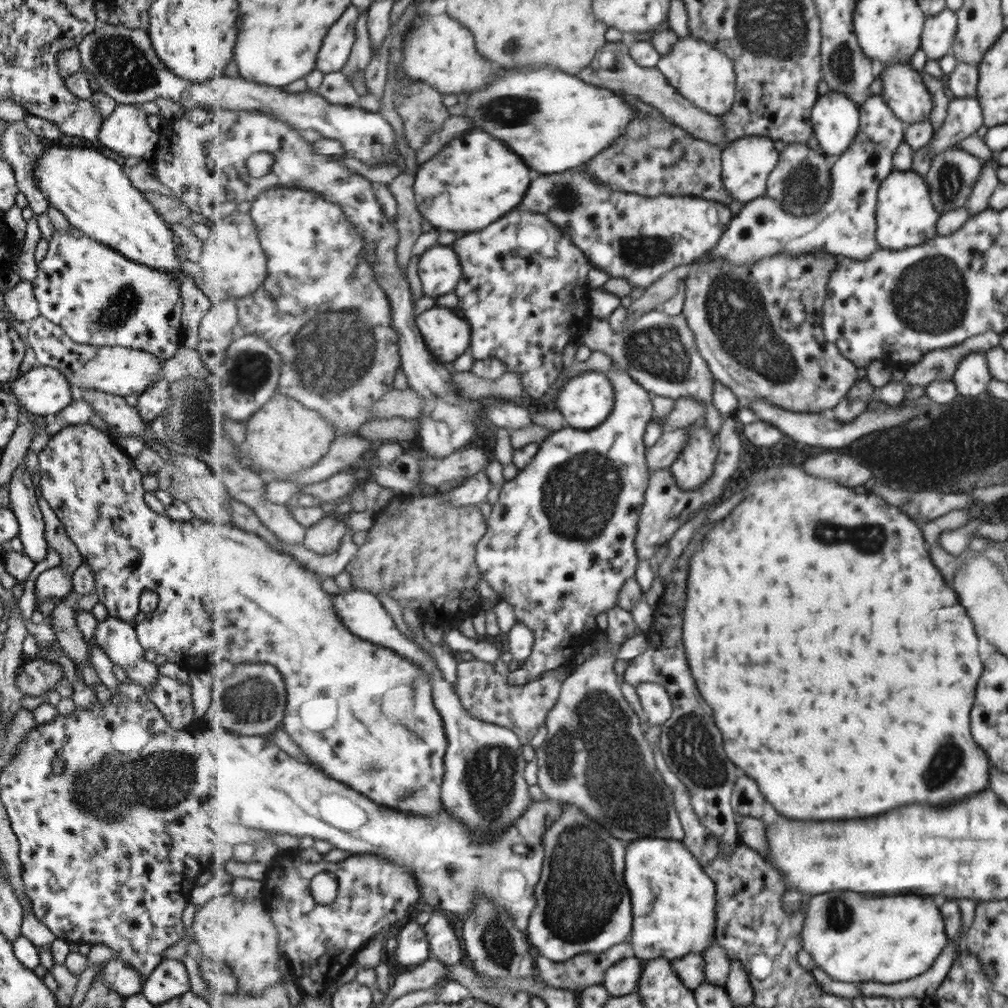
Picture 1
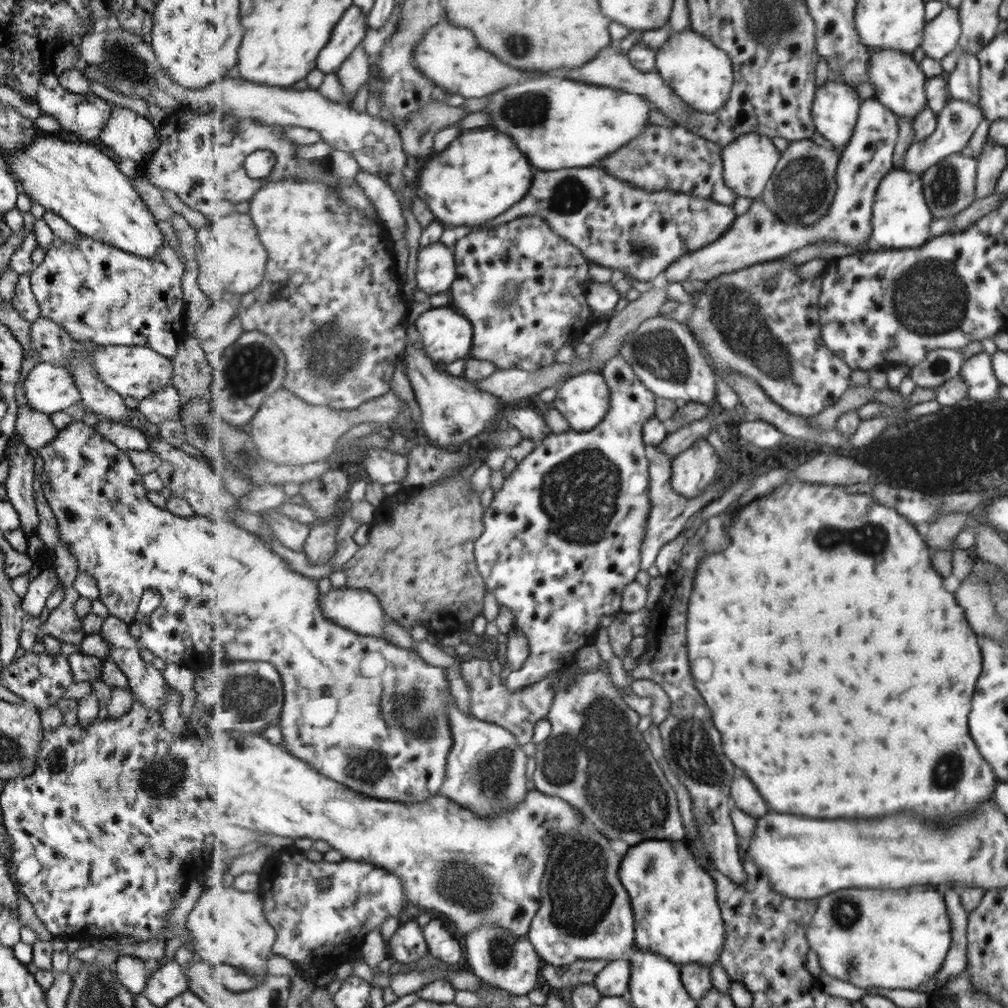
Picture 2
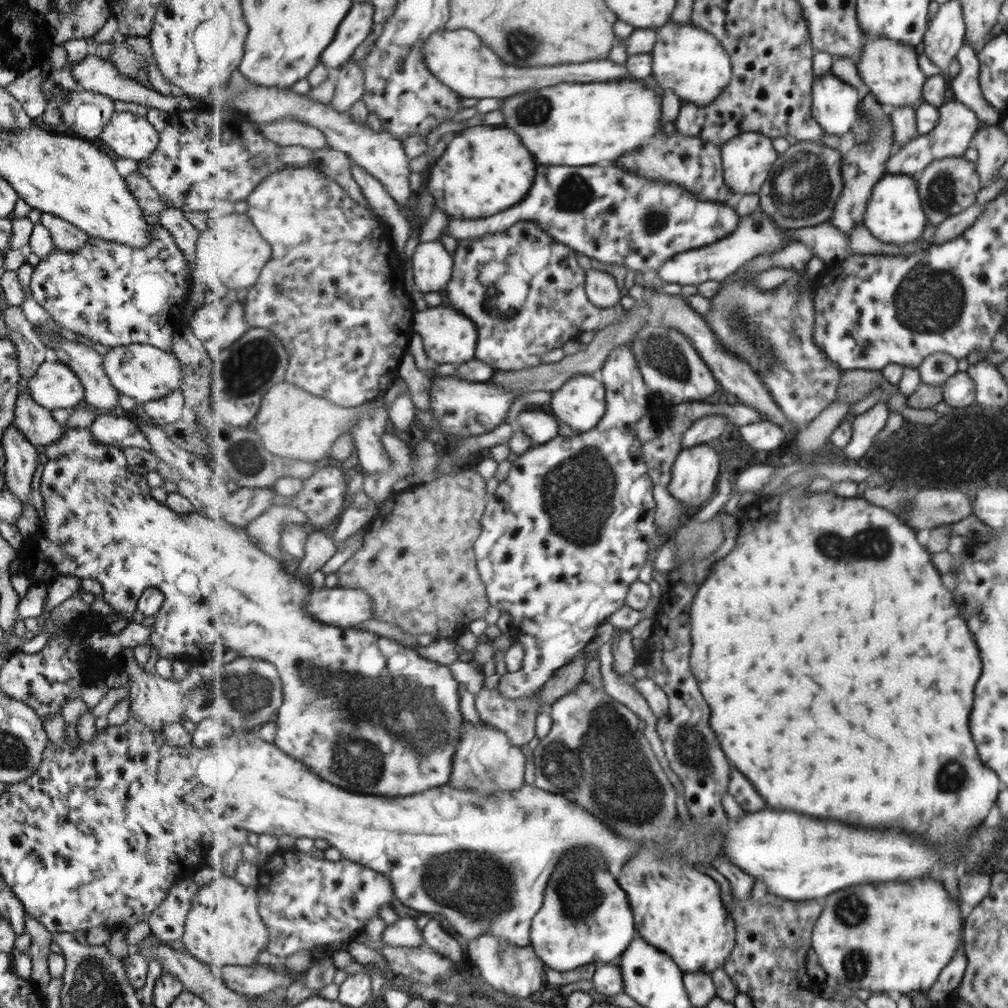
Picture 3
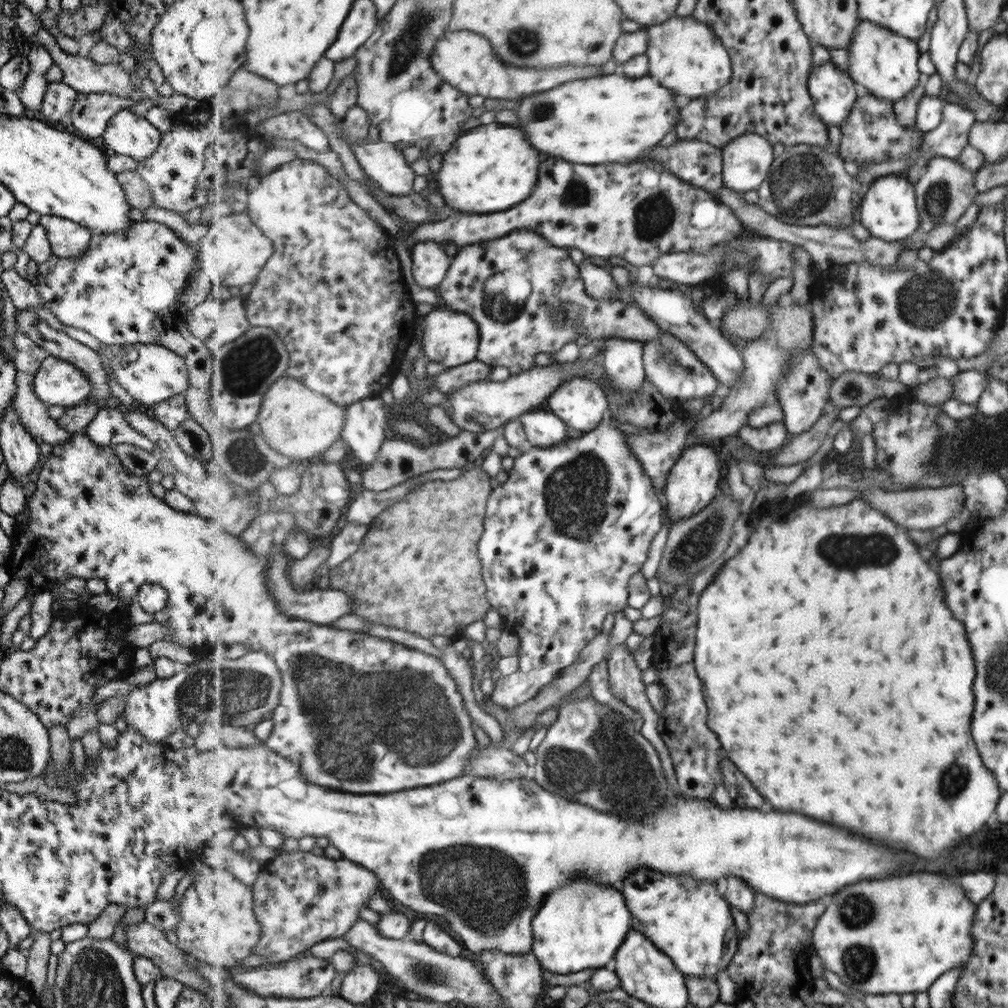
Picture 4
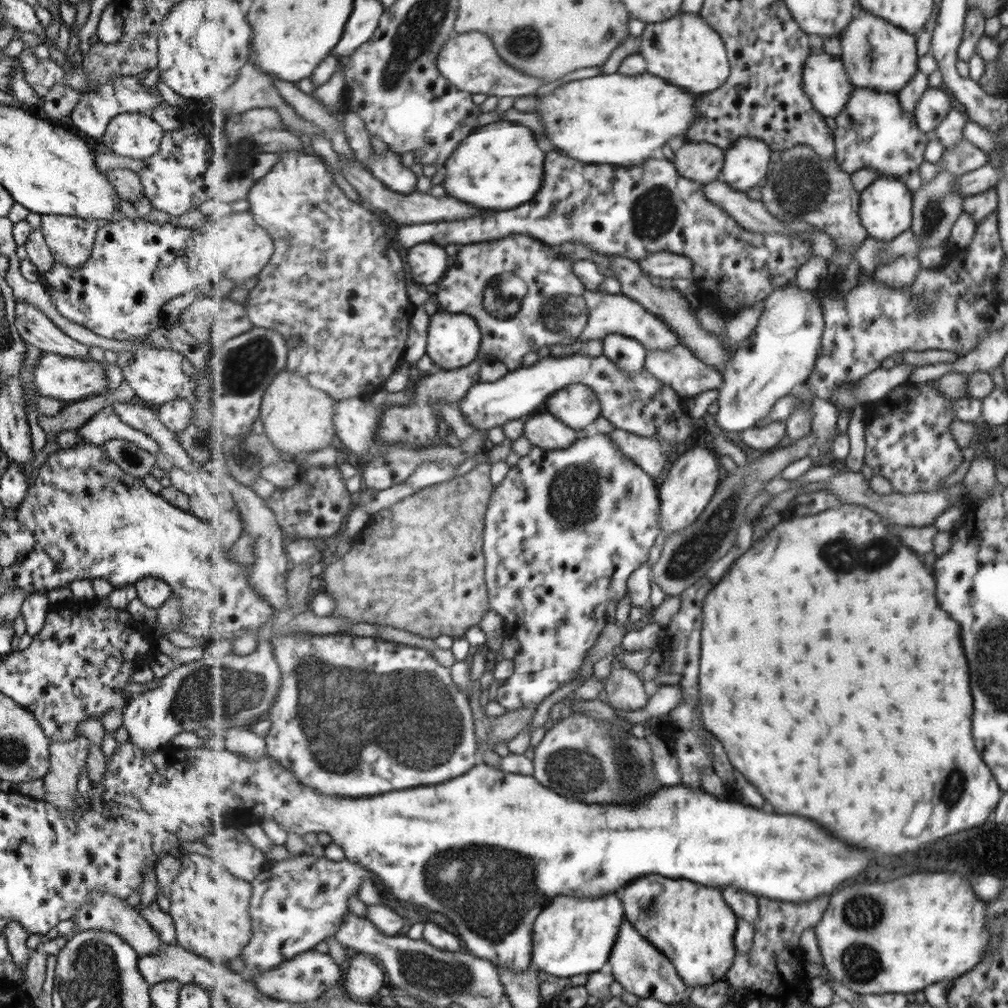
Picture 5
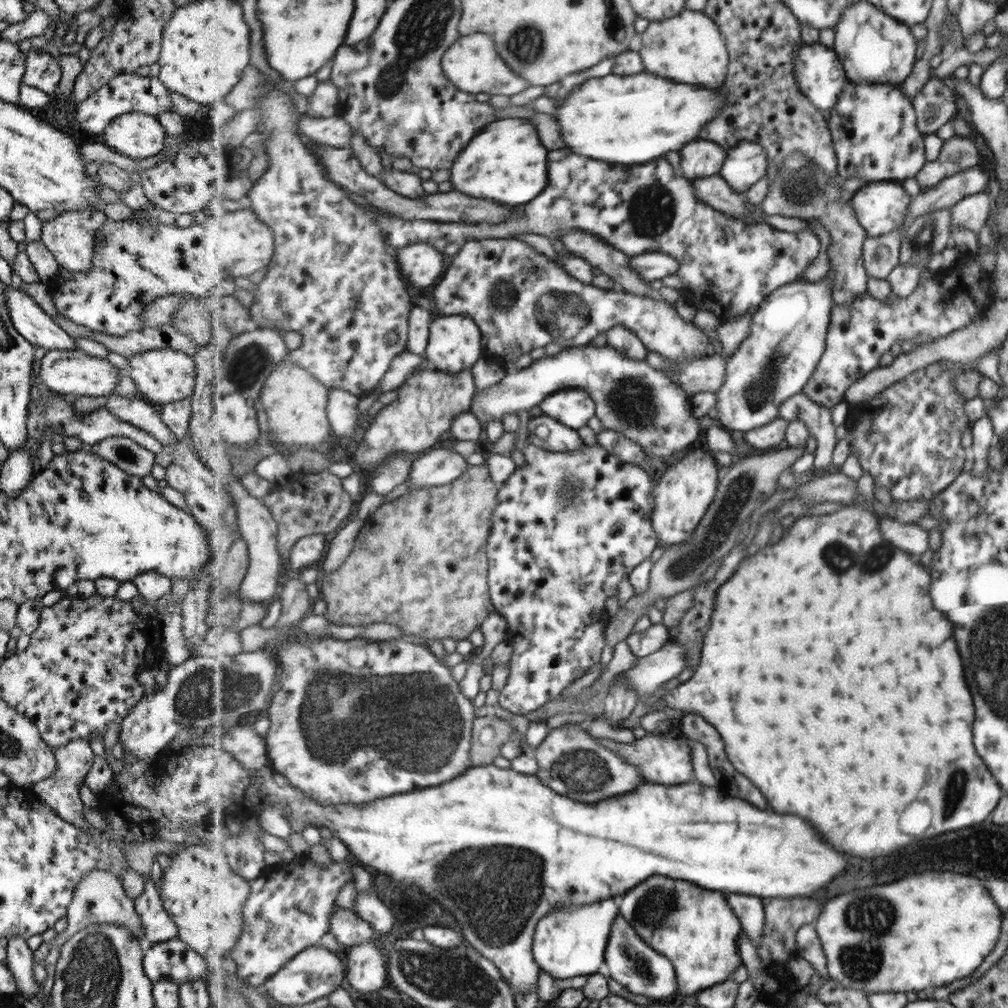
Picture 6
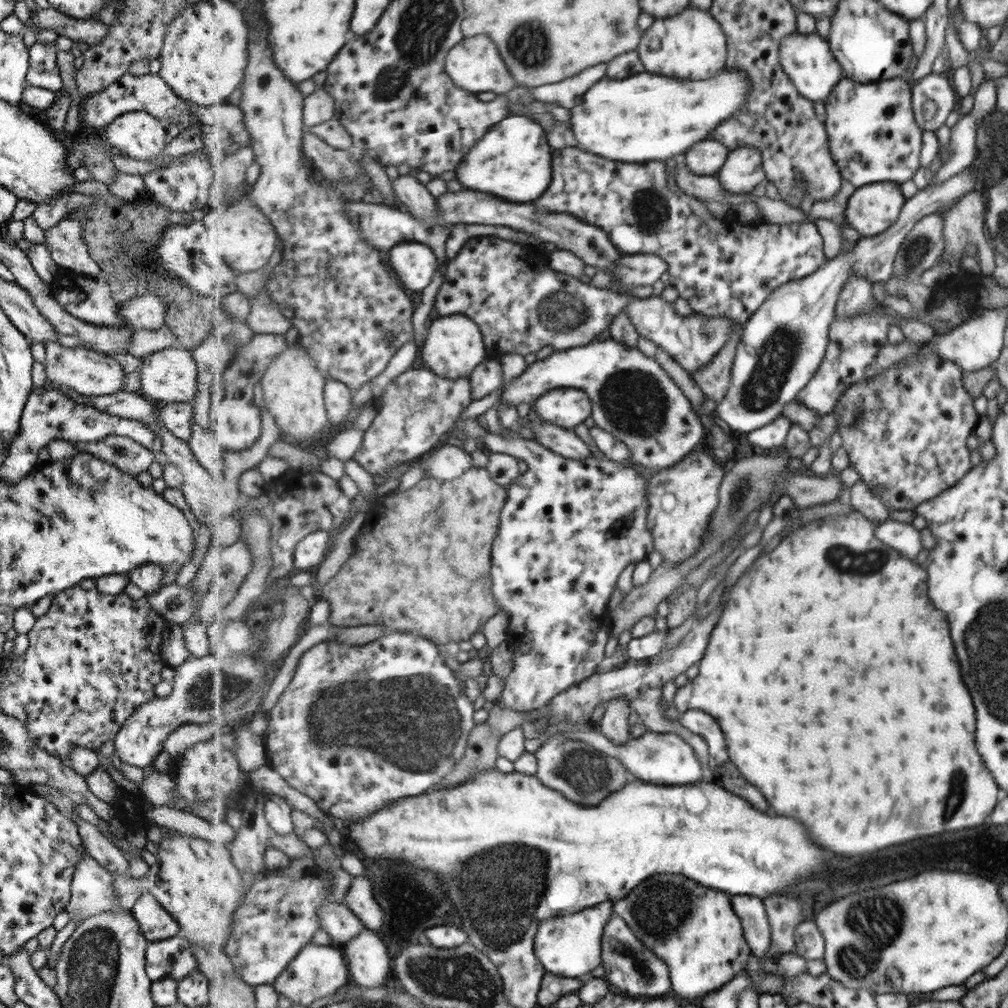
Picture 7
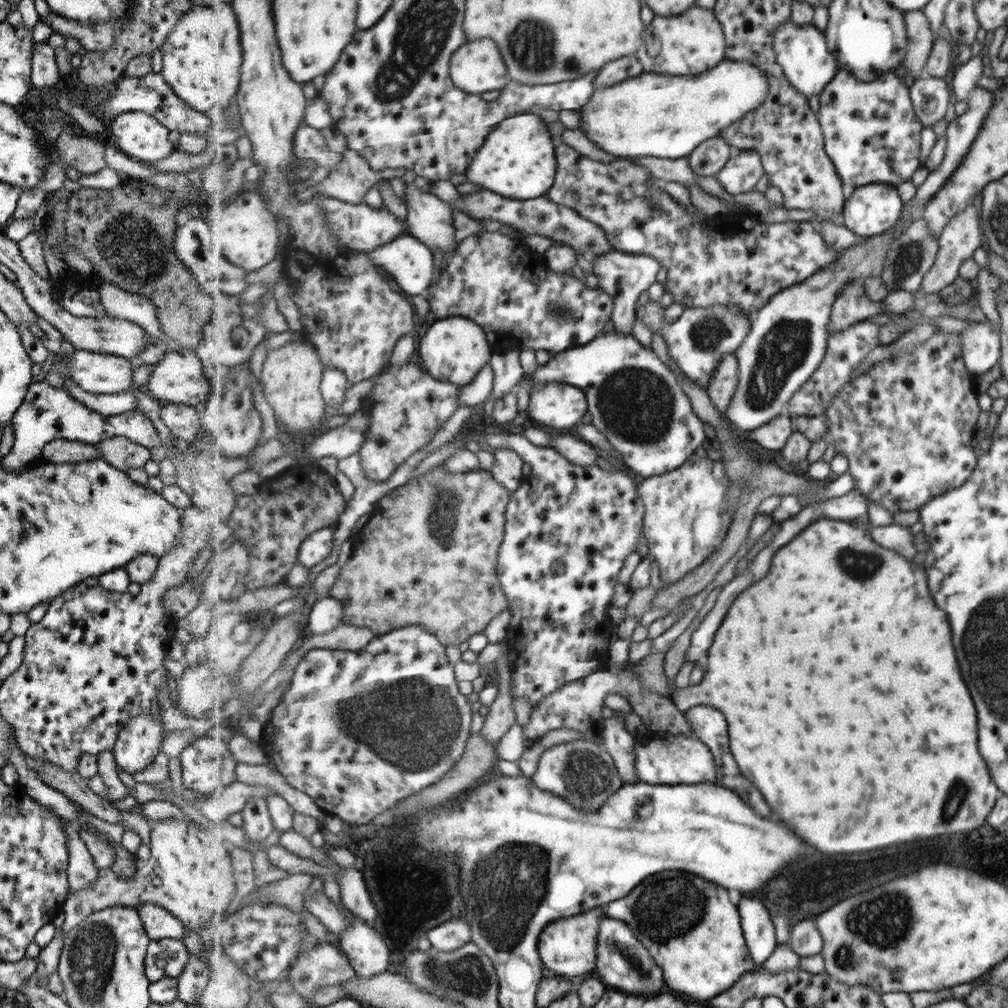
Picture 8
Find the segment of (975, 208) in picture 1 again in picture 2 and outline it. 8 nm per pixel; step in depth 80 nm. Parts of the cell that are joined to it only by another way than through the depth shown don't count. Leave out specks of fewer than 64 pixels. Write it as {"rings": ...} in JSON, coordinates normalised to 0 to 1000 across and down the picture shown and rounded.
{"rings":[[[981,138],[976,139],[970,154],[968,165],[968,188],[966,198],[977,196],[984,192],[987,180],[992,171],[999,165],[997,159],[998,146],[988,144]]]}

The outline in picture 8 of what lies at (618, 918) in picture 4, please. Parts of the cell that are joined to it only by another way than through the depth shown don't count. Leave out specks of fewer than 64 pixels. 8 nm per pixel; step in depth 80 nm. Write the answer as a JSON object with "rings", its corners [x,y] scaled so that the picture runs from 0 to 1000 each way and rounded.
{"rings":[[[592,900],[584,905],[548,915],[536,929],[536,948],[543,960],[552,968],[566,970],[590,963],[594,940],[593,927],[596,914],[600,910],[599,900]]]}

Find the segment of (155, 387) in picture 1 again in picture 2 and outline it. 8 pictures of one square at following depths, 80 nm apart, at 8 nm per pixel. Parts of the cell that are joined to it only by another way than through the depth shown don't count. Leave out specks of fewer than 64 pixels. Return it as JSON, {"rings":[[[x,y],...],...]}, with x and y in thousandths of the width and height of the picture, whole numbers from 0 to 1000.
{"rings":[[[167,380],[164,381],[162,386],[158,386],[150,393],[140,396],[135,406],[142,411],[146,419],[155,422],[163,417],[177,415],[178,403],[180,403],[181,397],[174,385]]]}

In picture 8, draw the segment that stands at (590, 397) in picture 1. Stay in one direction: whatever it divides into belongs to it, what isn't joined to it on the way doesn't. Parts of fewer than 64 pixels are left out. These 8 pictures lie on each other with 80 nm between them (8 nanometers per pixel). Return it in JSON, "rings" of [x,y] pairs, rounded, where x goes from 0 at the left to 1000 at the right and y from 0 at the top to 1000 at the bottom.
{"rings":[[[546,379],[526,391],[524,413],[539,425],[566,425],[584,409],[581,389],[570,383]]]}

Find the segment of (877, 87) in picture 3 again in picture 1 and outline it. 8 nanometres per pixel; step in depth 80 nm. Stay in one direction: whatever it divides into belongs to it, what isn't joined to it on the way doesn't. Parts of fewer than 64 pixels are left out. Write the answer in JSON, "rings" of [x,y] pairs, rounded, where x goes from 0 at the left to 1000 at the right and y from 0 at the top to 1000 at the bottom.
{"rings":[[[892,62],[876,64],[871,79],[880,104],[894,121],[903,124],[923,119],[925,101],[914,76],[900,63]]]}

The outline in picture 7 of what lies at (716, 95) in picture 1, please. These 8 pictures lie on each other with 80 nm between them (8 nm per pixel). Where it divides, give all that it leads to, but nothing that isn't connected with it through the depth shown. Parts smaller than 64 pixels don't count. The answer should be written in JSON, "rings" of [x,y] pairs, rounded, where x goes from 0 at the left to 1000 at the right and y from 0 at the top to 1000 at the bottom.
{"rings":[[[684,6],[664,18],[651,18],[639,31],[633,48],[642,70],[687,80],[713,75],[722,63],[722,35],[716,24],[700,10]]]}

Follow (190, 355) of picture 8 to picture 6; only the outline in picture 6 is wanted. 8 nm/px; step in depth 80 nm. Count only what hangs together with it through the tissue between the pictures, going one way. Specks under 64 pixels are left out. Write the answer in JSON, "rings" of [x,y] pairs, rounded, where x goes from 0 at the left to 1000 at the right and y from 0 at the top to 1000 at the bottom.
{"rings":[[[157,346],[124,356],[127,359],[127,366],[123,371],[131,375],[136,389],[148,401],[166,402],[189,394],[194,368],[190,355],[186,351],[176,347]]]}

